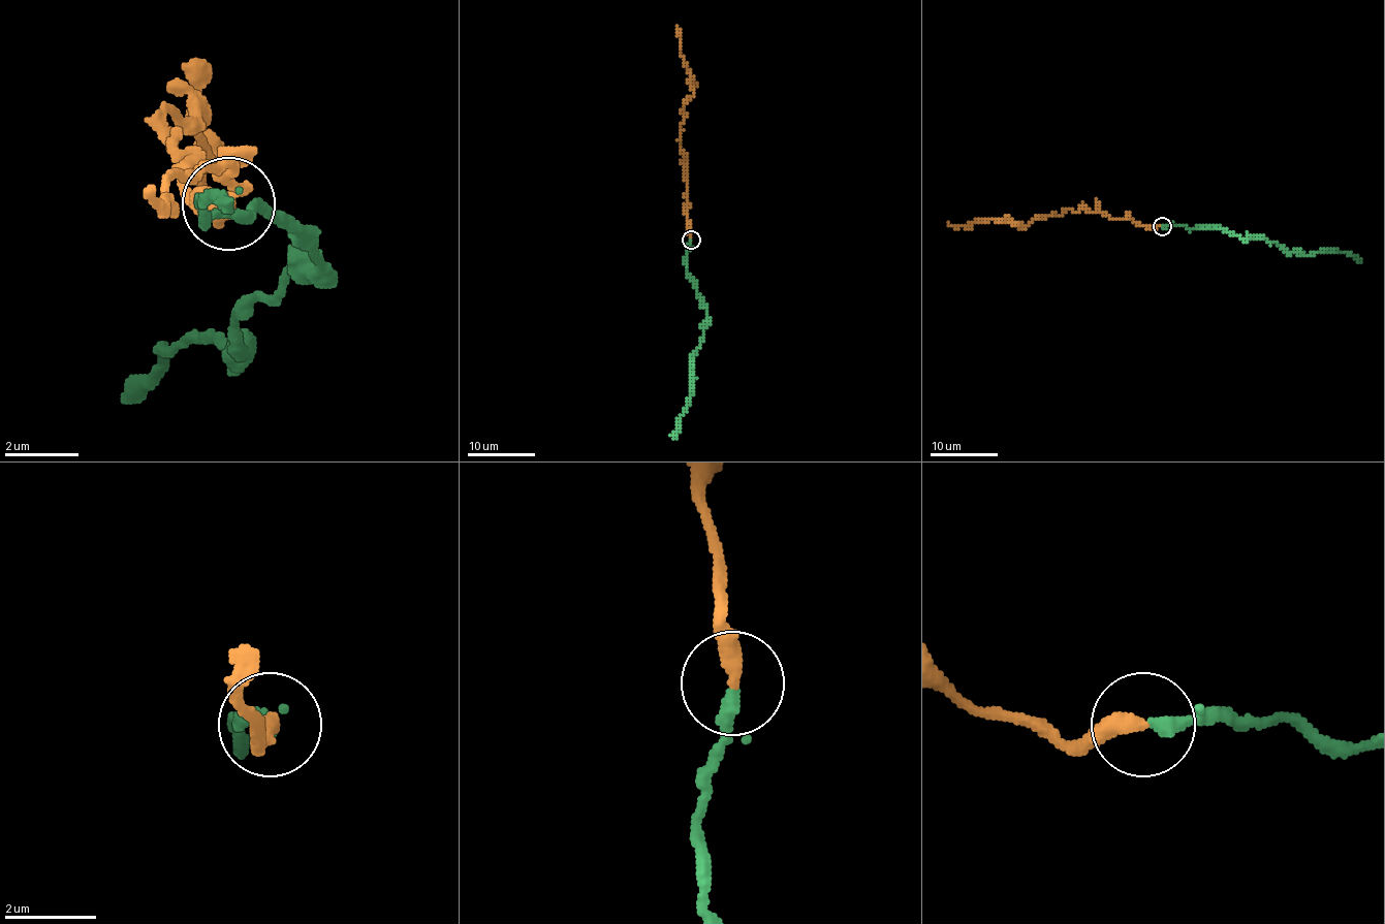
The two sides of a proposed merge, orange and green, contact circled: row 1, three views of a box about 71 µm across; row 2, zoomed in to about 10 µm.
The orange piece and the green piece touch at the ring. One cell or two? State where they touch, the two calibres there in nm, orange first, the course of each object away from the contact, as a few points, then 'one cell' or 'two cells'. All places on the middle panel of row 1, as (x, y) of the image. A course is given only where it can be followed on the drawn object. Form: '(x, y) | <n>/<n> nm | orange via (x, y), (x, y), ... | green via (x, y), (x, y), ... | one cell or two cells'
(691, 240) | 360/220 nm | orange via (691, 240), (686, 208), (684, 151), (680, 135), (684, 102), (693, 94), (691, 71), (681, 52), (675, 25) | green via (691, 240), (686, 274), (706, 310), (704, 339), (693, 358), (693, 392), (680, 419), (680, 431), (672, 438) | one cell

